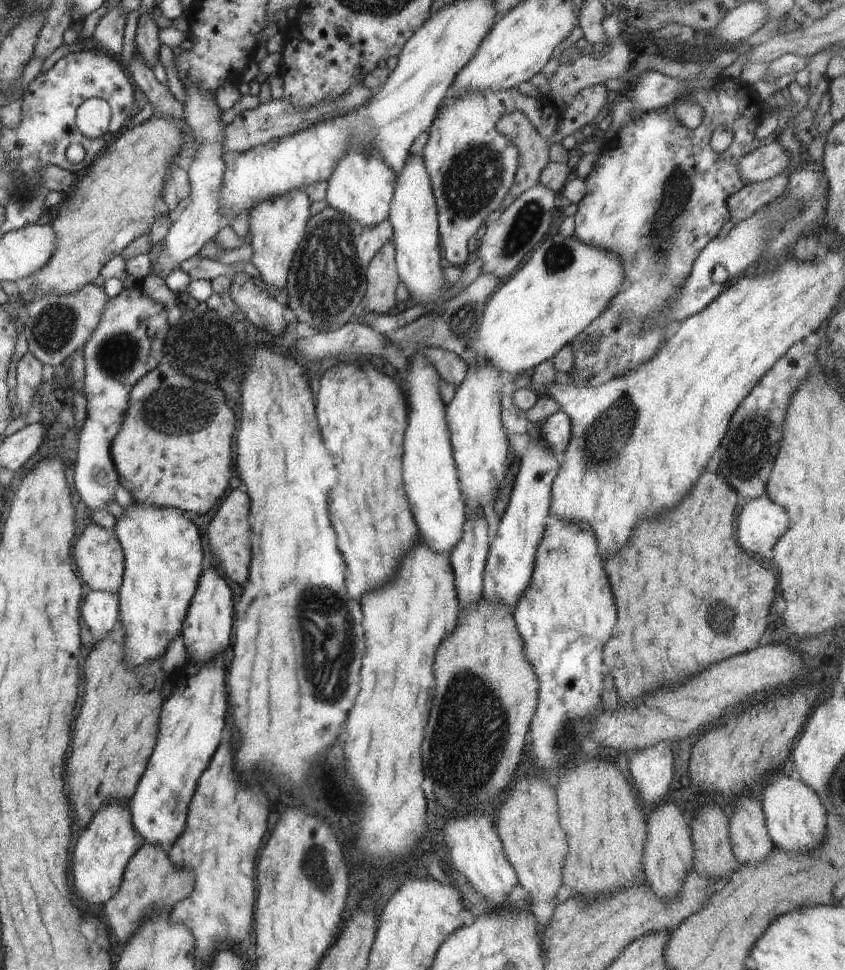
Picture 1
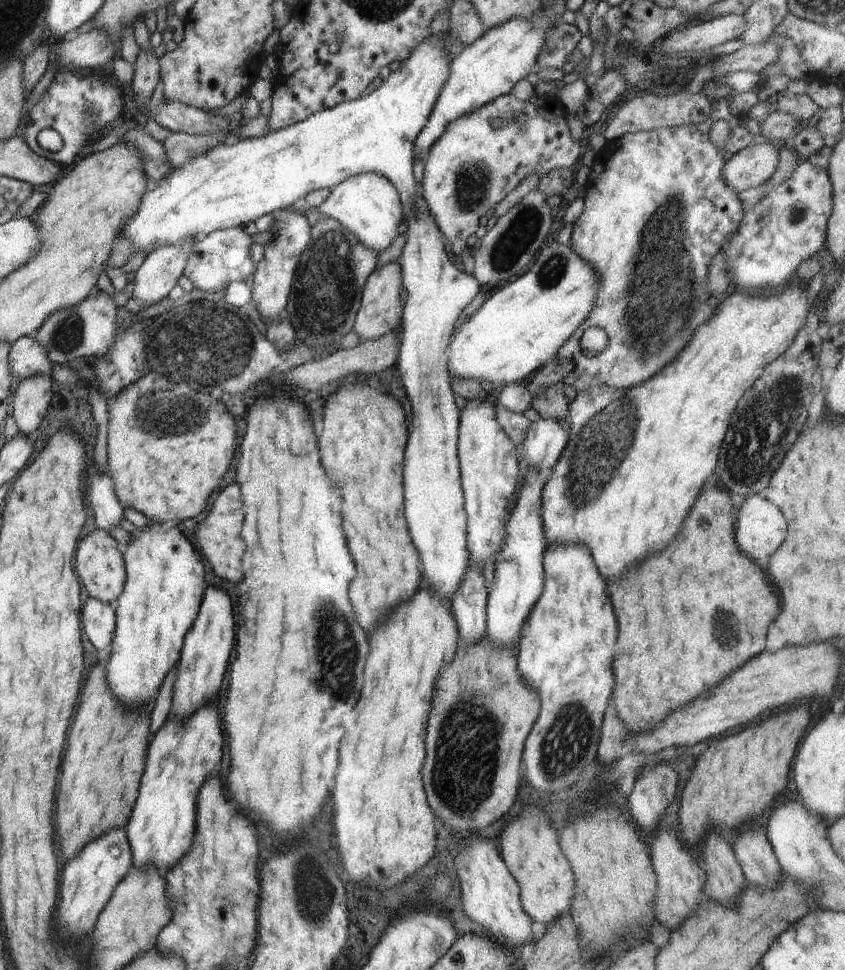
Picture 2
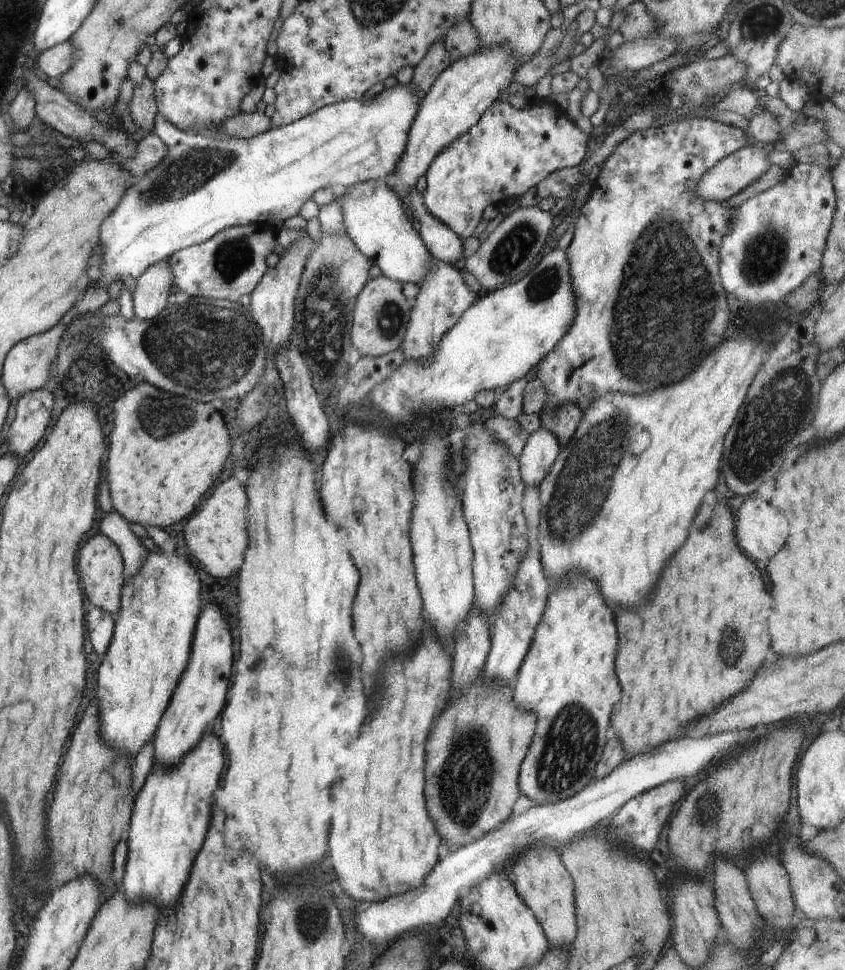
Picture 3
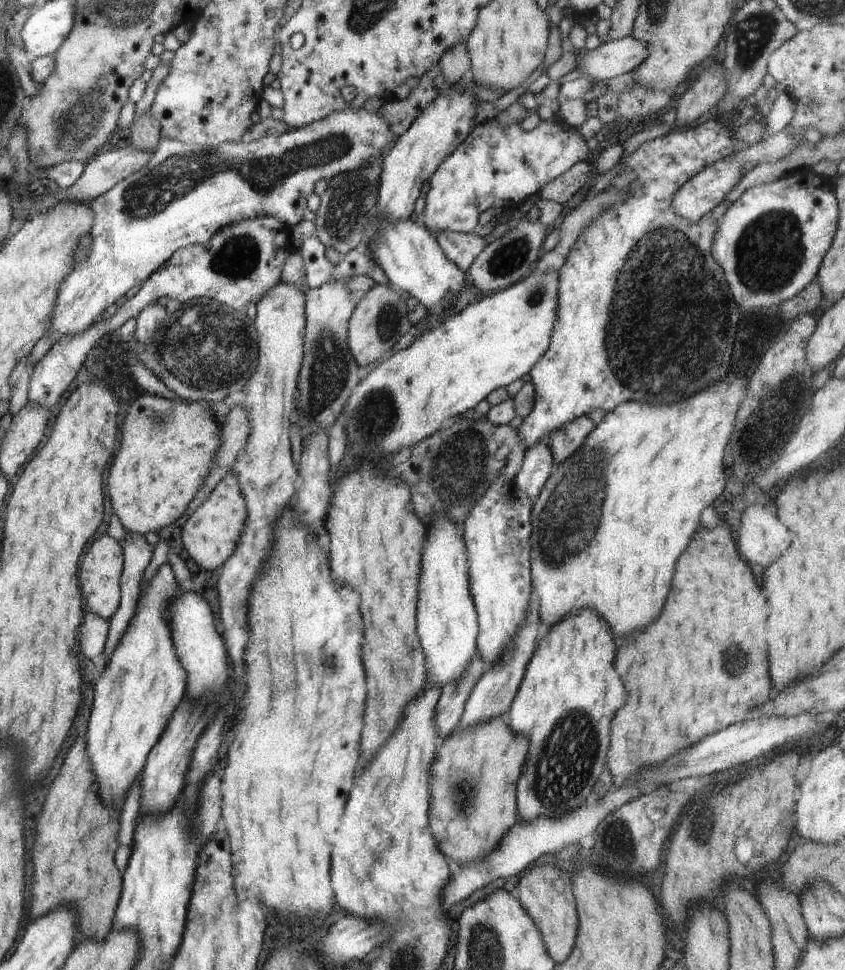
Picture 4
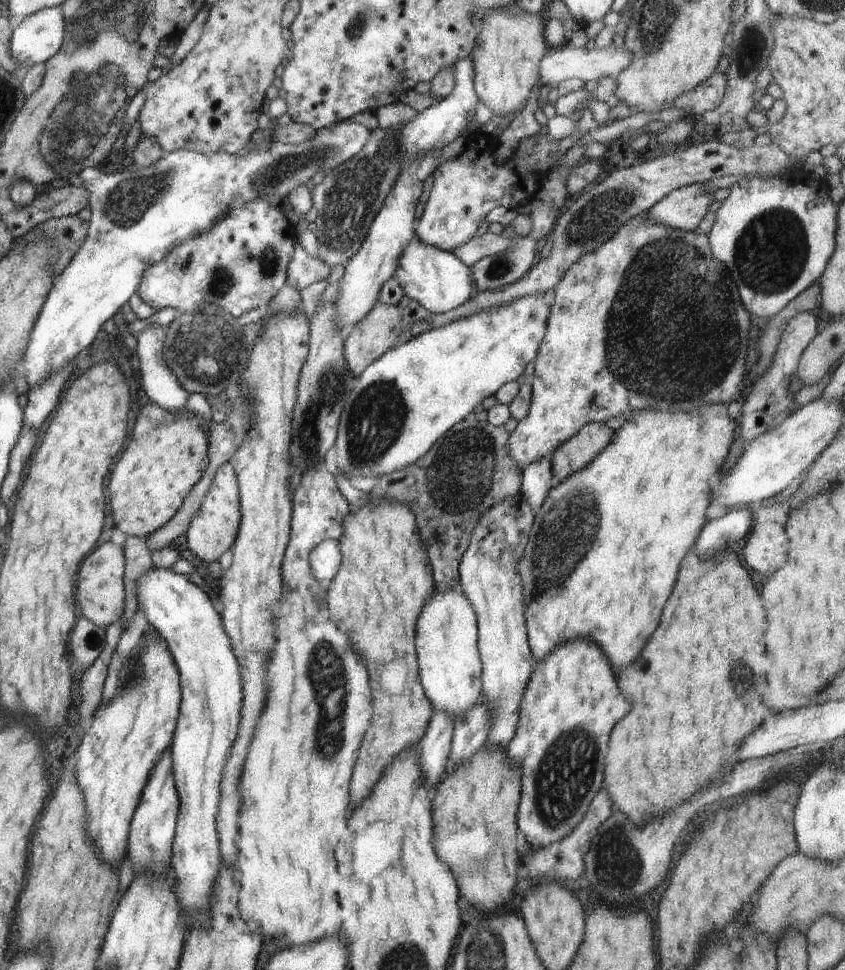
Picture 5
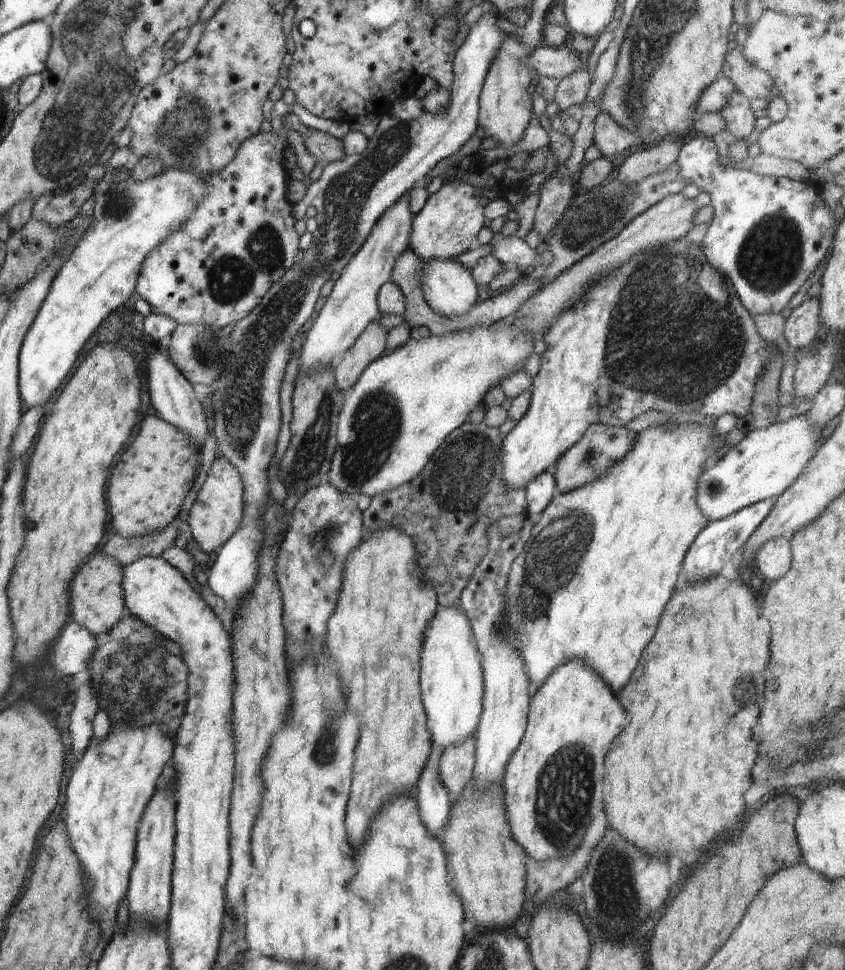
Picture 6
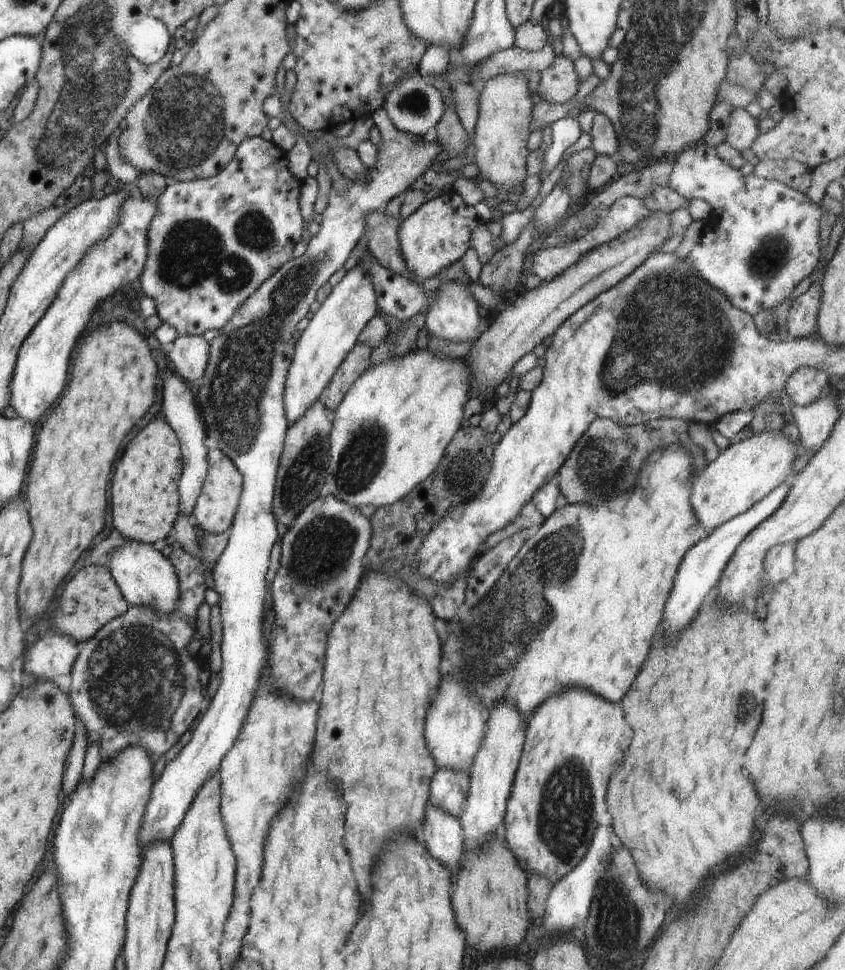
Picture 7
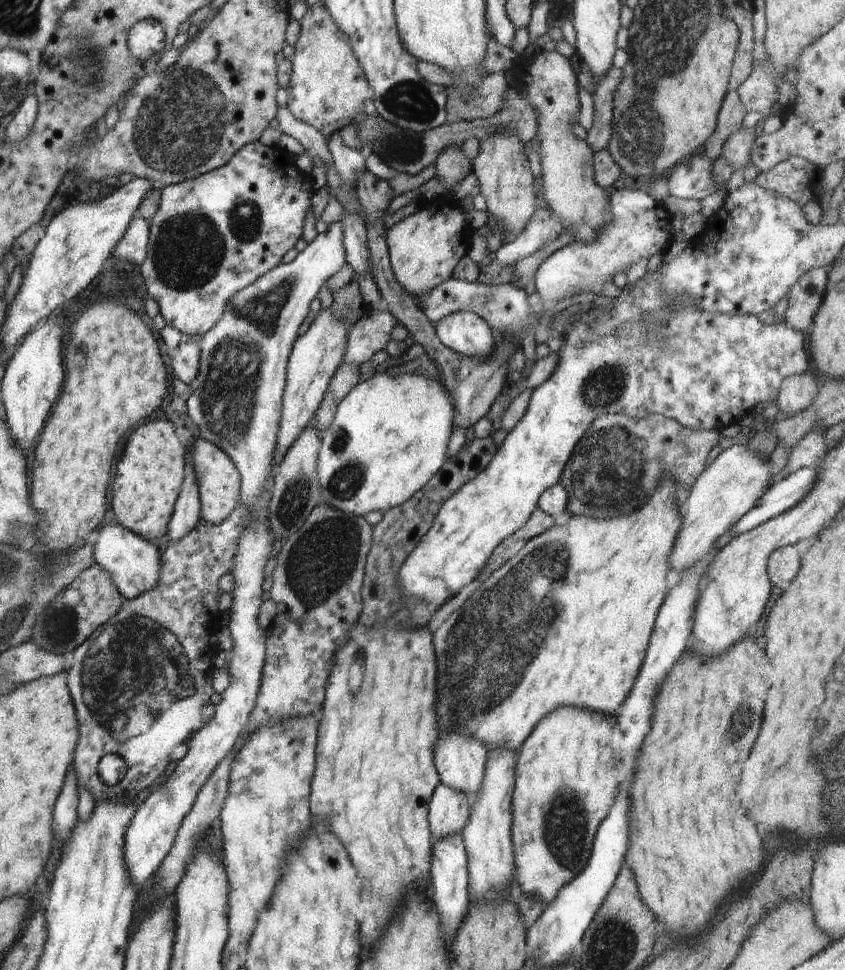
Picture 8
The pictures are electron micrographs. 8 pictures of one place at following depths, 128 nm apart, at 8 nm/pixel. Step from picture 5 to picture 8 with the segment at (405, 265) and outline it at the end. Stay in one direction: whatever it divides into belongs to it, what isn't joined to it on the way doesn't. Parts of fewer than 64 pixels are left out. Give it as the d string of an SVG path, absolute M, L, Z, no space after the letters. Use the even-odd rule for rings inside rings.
M456 311L441 318L435 325L438 340L460 355L489 359L495 347L490 325L470 311Z

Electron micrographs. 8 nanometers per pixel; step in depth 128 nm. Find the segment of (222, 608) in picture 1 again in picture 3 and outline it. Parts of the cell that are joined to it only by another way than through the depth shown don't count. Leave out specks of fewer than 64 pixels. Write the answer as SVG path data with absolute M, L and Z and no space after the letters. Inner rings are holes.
M208 604L204 612L201 611L192 642L188 664L176 683L154 736L154 763L158 763L159 767L172 767L188 755L197 746L201 736L212 729L215 718L226 704L234 654L230 626L218 606Z

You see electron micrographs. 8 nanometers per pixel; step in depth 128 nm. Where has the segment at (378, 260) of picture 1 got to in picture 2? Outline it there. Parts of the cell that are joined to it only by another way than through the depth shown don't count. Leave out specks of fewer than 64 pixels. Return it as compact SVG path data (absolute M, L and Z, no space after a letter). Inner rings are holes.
M392 261L380 268L376 267L374 272L367 278L361 296L361 305L355 314L352 331L360 340L377 339L384 333L396 331L400 328L403 316L403 302L400 301L402 289L401 268L399 261Z

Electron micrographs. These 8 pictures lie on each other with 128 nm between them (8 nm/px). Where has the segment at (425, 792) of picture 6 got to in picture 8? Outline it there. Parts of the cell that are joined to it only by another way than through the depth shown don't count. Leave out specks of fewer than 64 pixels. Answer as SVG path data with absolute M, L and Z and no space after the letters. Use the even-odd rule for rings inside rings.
M460 833L445 836L436 840L435 843L433 842L429 882L432 884L432 898L434 898L436 910L440 914L444 934L450 942L452 936L455 936L455 932L465 917L470 904L467 891L467 854Z

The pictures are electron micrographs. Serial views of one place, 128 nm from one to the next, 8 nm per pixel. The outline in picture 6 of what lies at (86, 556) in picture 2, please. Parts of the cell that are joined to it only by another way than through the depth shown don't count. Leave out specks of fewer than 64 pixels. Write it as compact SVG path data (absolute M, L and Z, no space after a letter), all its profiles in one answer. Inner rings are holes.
M106 553L92 556L86 566L78 571L73 582L73 615L74 621L84 625L93 635L100 636L109 632L120 620L124 610L122 596L122 567L121 563Z

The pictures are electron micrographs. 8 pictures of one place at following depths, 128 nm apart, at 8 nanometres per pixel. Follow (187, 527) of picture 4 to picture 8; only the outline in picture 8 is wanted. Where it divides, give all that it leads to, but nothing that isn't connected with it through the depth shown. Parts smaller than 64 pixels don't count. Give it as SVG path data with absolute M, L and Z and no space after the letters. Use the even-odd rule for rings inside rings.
M200 437L195 438L193 450L186 452L186 456L192 462L192 467L195 468L199 484L201 516L208 523L220 524L239 505L240 473L230 457L221 448Z

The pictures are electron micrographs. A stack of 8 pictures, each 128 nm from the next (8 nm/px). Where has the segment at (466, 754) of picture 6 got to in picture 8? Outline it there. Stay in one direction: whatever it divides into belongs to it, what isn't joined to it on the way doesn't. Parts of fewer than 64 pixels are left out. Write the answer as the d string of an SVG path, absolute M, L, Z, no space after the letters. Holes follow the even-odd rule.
M442 782L438 784L433 790L427 816L433 842L460 833L469 819L472 806L472 796L455 791Z

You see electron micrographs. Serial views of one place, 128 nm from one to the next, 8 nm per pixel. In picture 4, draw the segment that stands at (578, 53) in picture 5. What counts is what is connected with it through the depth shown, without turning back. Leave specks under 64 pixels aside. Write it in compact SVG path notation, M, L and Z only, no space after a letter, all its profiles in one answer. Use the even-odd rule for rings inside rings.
M632 35L608 41L591 50L580 61L577 58L574 75L584 74L594 82L612 80L636 71L646 60L648 53L649 46L641 40L636 40Z

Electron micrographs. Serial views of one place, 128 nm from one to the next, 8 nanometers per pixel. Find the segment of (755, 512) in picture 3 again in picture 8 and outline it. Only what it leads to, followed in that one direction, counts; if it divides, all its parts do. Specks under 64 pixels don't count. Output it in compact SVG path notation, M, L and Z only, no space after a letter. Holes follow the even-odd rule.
M795 545L777 548L768 559L767 575L776 592L791 583L801 567L801 557Z

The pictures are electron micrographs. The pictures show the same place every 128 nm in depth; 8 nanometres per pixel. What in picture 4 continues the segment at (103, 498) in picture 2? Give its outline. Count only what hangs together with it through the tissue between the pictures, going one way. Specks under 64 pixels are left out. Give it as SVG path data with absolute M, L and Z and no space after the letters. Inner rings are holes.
M127 532L125 539L120 543L125 545L125 566L121 575L121 602L120 610L109 620L108 638L103 652L107 658L106 662L134 614L141 594L142 576L153 554L153 547L148 544L144 535Z

